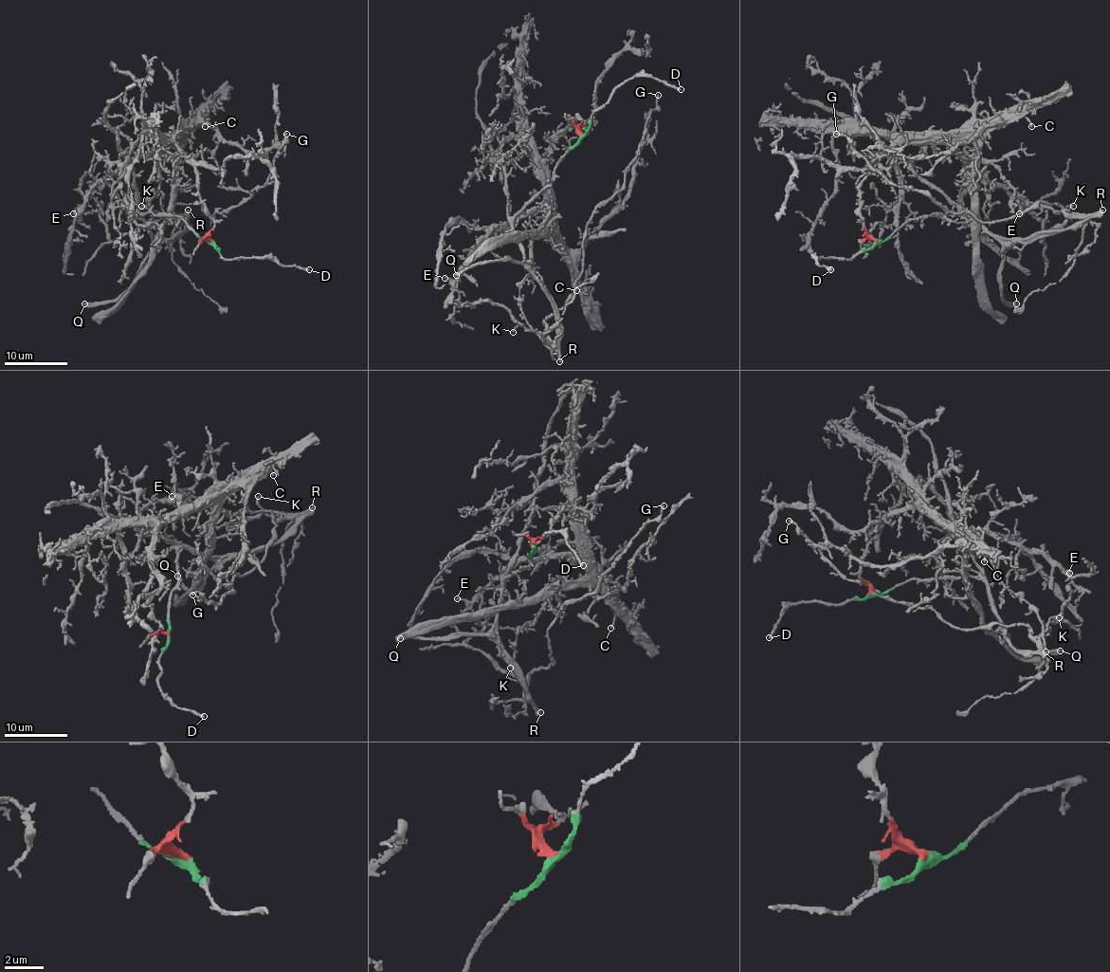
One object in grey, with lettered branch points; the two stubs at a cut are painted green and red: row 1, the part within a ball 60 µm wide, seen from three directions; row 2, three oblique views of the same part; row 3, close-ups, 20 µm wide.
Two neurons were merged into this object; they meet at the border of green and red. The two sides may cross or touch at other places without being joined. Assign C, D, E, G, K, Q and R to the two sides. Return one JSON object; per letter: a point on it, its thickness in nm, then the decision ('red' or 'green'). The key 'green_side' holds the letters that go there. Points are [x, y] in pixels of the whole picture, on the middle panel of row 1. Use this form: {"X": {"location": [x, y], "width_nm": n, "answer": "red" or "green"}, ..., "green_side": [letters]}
{"C": {"location": [576, 290], "width_nm": 160, "answer": "red"}, "D": {"location": [681, 89], "width_nm": 240, "answer": "green"}, "E": {"location": [445, 278], "width_nm": 190, "answer": "red"}, "G": {"location": [658, 95], "width_nm": 200, "answer": "green"}, "K": {"location": [513, 332], "width_nm": 190, "answer": "green"}, "Q": {"location": [456, 275], "width_nm": 360, "answer": "green"}, "R": {"location": [559, 361], "width_nm": 380, "answer": "green"}, "green_side": ["D", "G", "K", "Q", "R"]}

